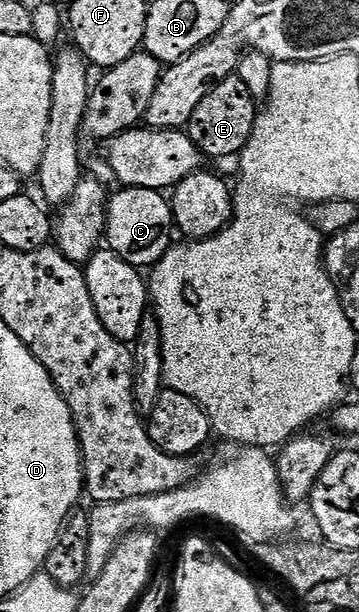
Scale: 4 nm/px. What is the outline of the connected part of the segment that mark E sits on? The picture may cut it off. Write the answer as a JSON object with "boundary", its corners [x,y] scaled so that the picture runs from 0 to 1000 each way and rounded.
{"boundary":[[[660,123],[630,126],[571,162],[560,162],[549,181],[521,203],[518,217],[538,227],[538,234],[565,250],[568,258],[643,257],[663,258],[674,250],[682,234],[694,234],[694,221],[710,206],[716,190],[716,160],[671,136]]]}

